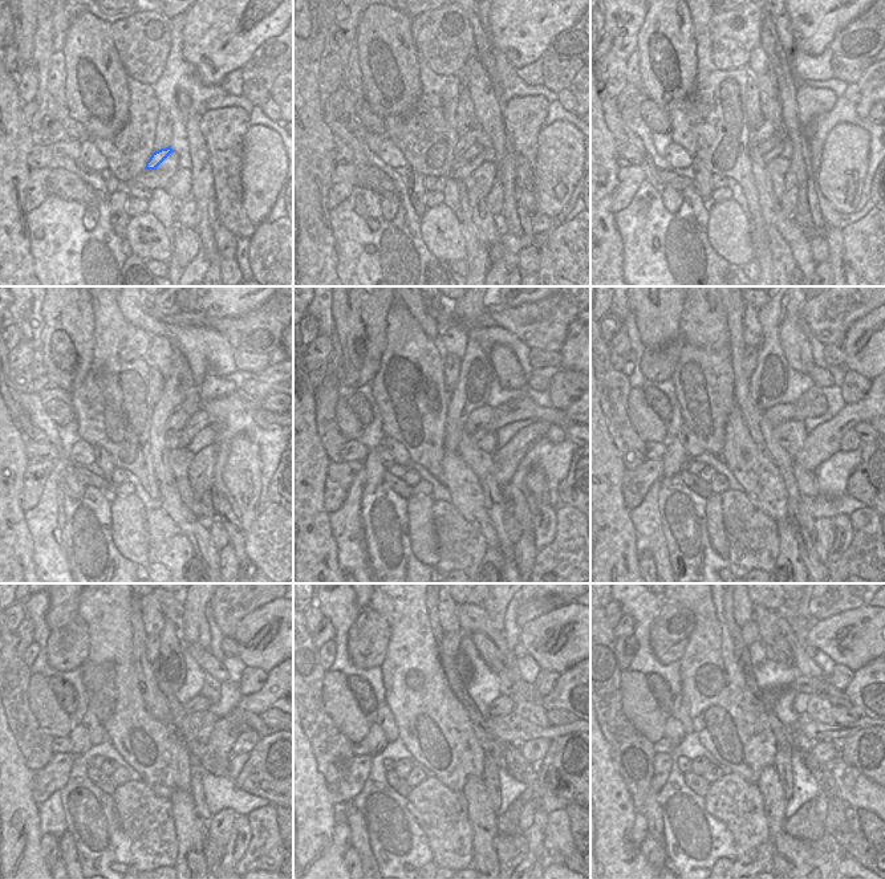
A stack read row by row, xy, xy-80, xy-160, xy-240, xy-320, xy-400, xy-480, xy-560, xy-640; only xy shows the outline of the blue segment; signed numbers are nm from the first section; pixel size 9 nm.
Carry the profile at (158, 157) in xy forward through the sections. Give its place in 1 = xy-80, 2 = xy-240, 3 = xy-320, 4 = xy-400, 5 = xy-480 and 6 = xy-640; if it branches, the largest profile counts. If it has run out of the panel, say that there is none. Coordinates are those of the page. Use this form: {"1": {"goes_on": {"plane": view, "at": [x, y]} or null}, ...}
{"1": {"goes_on": {"plane": "xy-80", "at": [465, 142]}}, "2": {"goes_on": {"plane": "xy-240", "at": [179, 419]}}, "3": {"goes_on": {"plane": "xy-320", "at": [479, 418]}}, "4": {"goes_on": {"plane": "xy-400", "at": [779, 414]}}, "5": {"goes_on": {"plane": "xy-480", "at": [199, 703]}}, "6": {"goes_on": {"plane": "xy-640", "at": [800, 703]}}}

